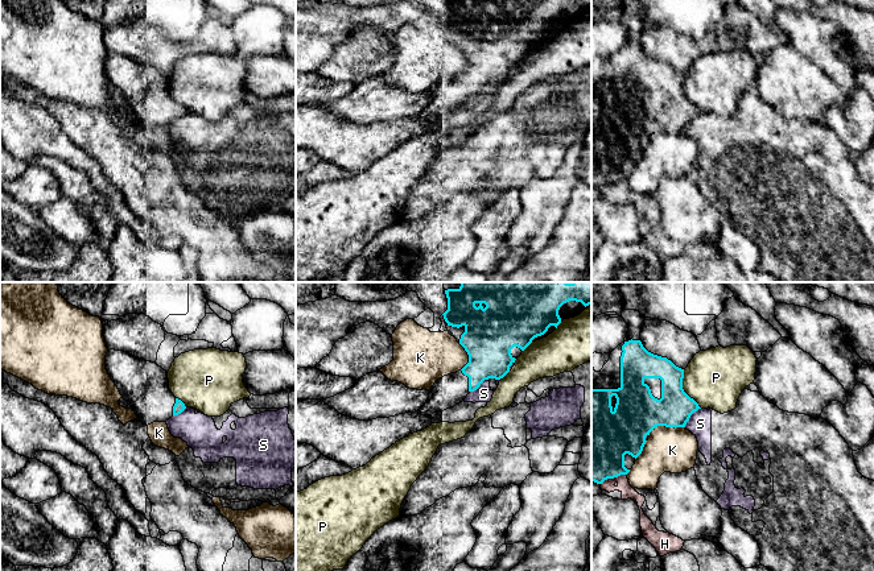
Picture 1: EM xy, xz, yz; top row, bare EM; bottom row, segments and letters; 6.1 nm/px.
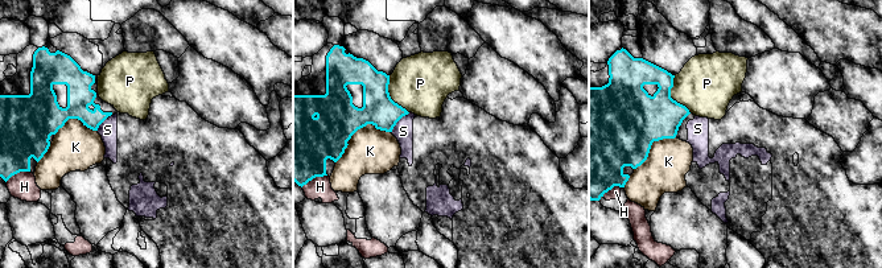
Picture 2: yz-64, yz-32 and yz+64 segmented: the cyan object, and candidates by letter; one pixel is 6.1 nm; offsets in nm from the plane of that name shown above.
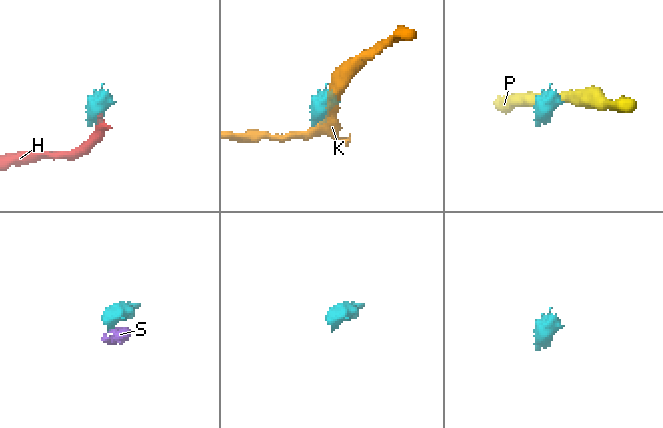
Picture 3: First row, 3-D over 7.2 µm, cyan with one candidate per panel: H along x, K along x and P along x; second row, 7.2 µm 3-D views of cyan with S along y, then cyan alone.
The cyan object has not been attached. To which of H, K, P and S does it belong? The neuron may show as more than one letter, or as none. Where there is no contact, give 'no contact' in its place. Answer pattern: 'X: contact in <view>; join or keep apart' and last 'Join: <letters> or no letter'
H: contact in yz; keep apart
K: contact in yz; keep apart
P: contact in yz; keep apart
S: contact in yz; keep apart
Join: no letter

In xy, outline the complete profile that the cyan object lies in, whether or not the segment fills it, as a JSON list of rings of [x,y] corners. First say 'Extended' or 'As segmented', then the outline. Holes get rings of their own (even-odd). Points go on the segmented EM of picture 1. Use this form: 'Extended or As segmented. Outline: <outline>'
Extended. Outline: [[[110,349],[106,369],[139,421],[147,426],[166,422],[186,409],[169,390],[168,372],[156,363]]]

